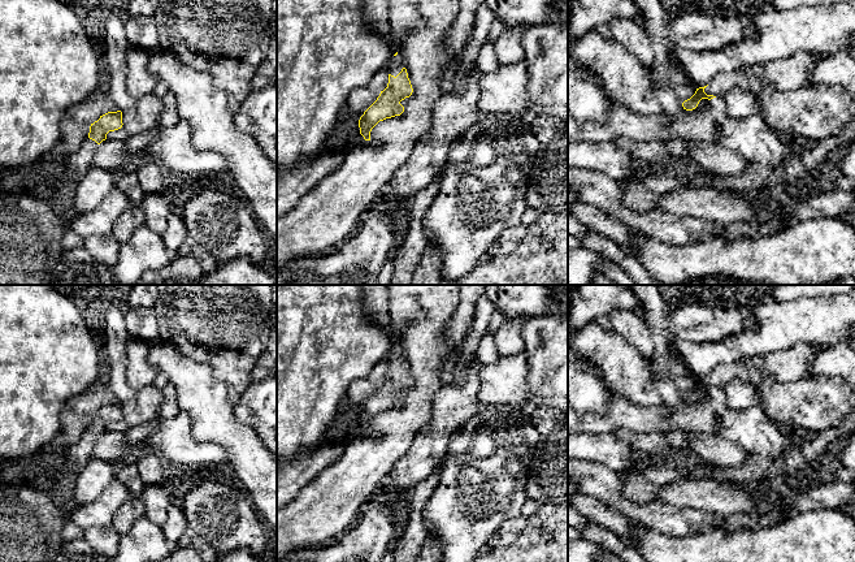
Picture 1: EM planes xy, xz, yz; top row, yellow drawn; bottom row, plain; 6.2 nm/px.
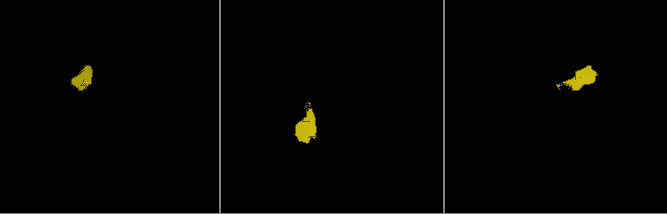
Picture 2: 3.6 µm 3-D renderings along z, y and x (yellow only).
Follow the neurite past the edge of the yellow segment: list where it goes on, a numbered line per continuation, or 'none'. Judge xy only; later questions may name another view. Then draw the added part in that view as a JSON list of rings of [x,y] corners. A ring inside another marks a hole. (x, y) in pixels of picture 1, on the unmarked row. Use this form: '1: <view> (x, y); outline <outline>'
1: xy (77, 455); outline [[[87,428],[75,445],[66,448],[66,464],[75,472],[79,471],[92,457],[96,440],[97,435]]]

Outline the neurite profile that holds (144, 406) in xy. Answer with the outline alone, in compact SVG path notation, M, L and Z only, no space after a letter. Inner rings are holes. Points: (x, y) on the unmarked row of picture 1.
M153 384L138 390L135 397L122 403L122 419L107 425L107 431L117 431L125 433L126 431L148 423L159 416L160 405L162 402L162 390Z

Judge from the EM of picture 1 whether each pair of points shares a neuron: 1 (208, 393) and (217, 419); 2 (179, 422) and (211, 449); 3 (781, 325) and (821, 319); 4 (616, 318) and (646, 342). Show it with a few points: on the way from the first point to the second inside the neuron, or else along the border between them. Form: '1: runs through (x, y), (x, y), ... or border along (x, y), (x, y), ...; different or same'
1: runs through (208, 400), (211, 413); same
2: runs through (179, 432), (195, 449), (200, 449); same
3: runs through (791, 323), (811, 320); same
4: runs through (624, 321), (638, 334); same

